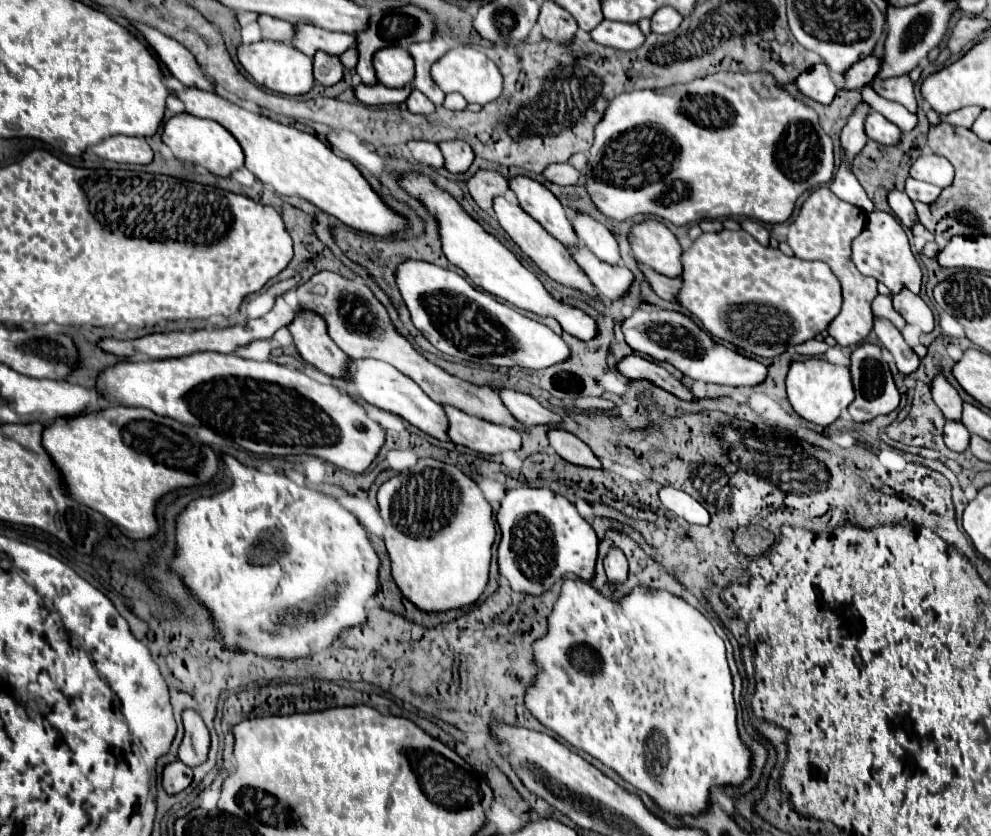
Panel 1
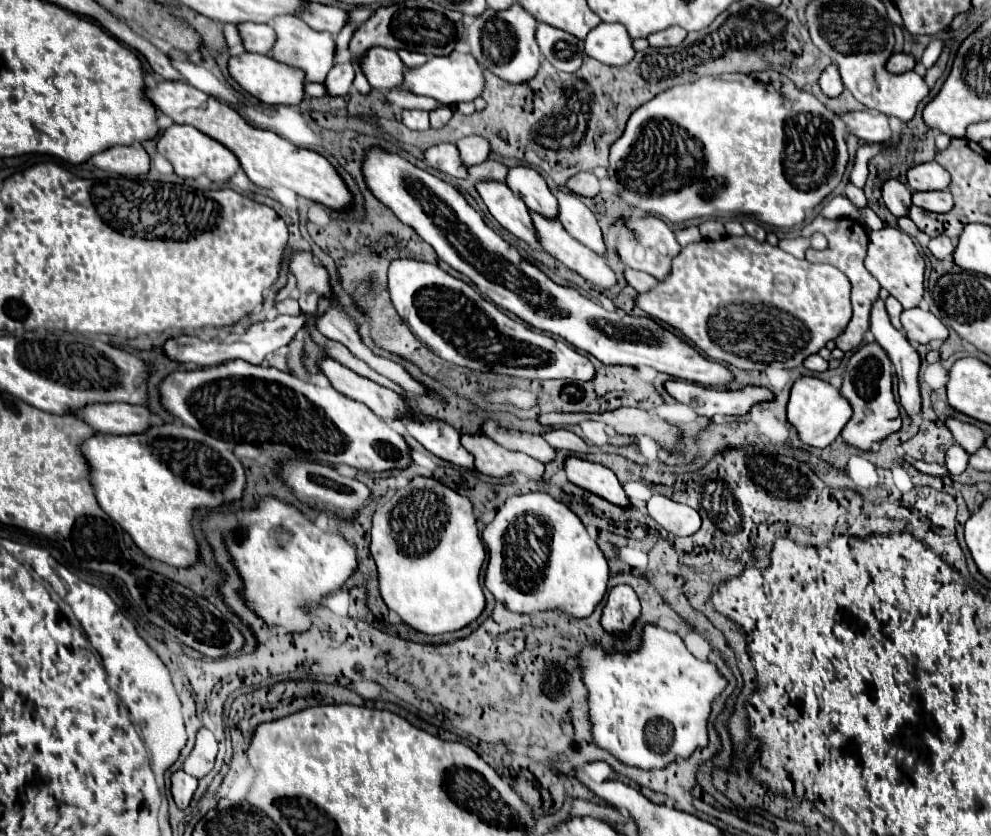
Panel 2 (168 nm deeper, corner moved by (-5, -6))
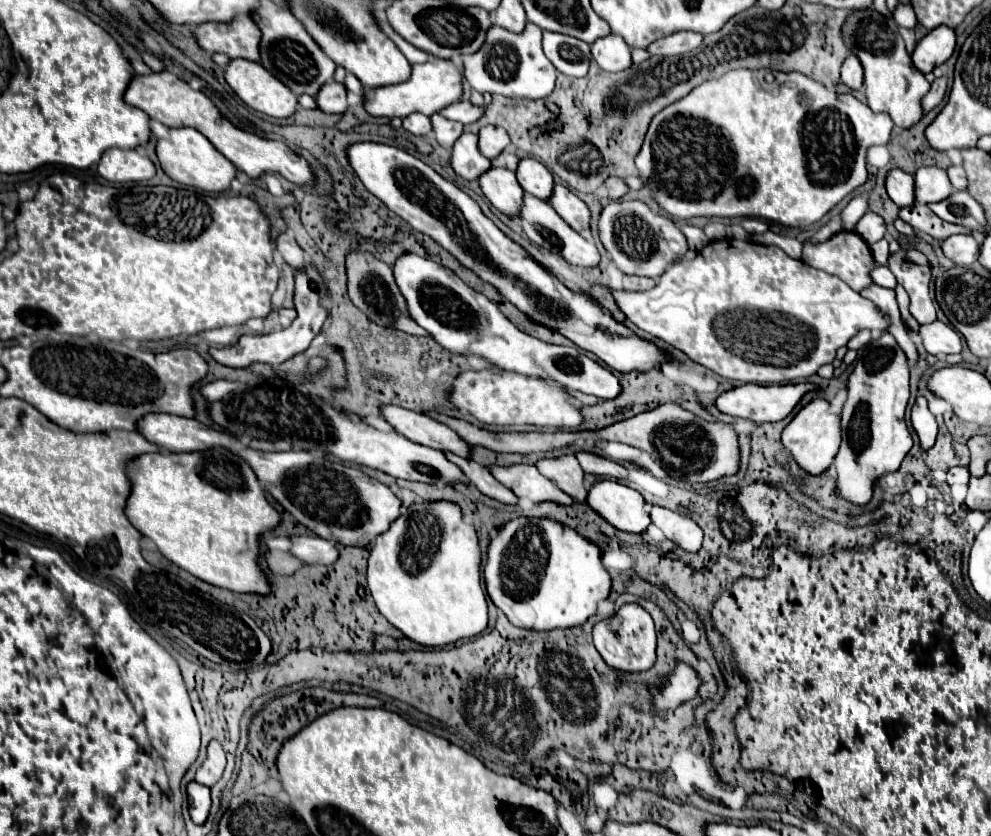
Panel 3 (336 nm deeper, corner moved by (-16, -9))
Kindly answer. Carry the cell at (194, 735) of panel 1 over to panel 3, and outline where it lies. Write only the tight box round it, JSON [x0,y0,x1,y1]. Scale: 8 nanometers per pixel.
[196,740,226,786]

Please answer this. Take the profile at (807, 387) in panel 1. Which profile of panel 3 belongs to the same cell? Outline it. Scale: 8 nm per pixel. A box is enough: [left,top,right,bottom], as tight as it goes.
[782,398,842,474]

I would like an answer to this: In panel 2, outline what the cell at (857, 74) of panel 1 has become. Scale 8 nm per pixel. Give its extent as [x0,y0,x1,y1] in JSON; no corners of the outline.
[887,53,915,73]

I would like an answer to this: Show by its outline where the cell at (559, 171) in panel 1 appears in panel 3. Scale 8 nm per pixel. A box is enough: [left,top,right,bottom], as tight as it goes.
[604,178,628,200]

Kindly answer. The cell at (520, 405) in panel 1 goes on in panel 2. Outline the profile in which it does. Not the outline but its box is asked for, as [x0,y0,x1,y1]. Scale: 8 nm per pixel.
[543,429,591,455]

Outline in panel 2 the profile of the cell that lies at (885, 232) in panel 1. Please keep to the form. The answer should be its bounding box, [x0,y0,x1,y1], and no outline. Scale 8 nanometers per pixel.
[865,227,925,309]

